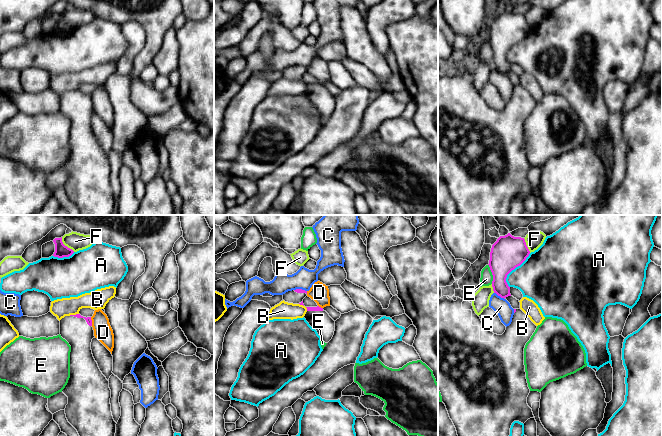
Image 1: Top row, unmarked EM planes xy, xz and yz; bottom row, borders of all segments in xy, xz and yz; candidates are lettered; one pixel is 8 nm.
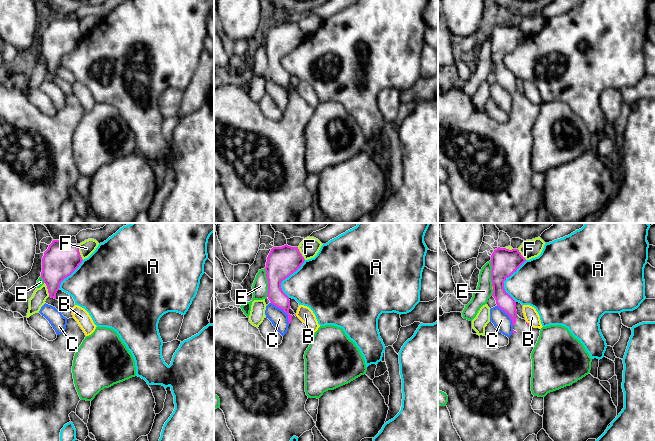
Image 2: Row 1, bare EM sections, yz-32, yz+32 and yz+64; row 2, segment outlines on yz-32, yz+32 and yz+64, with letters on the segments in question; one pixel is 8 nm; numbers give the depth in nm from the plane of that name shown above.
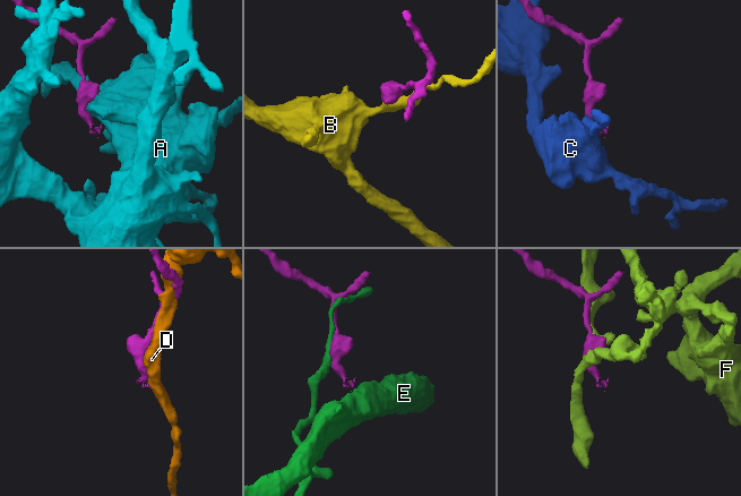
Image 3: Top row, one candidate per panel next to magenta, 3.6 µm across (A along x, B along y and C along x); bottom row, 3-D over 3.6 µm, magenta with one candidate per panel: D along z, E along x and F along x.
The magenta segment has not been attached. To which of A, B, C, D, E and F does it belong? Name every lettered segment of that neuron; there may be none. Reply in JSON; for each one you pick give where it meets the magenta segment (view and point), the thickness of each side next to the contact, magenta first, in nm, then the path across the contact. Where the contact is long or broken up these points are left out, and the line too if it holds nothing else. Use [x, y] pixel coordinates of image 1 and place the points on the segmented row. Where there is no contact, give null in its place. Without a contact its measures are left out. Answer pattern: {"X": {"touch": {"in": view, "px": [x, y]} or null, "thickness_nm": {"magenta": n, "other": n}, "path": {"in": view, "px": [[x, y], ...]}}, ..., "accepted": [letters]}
{"accepted": []}

